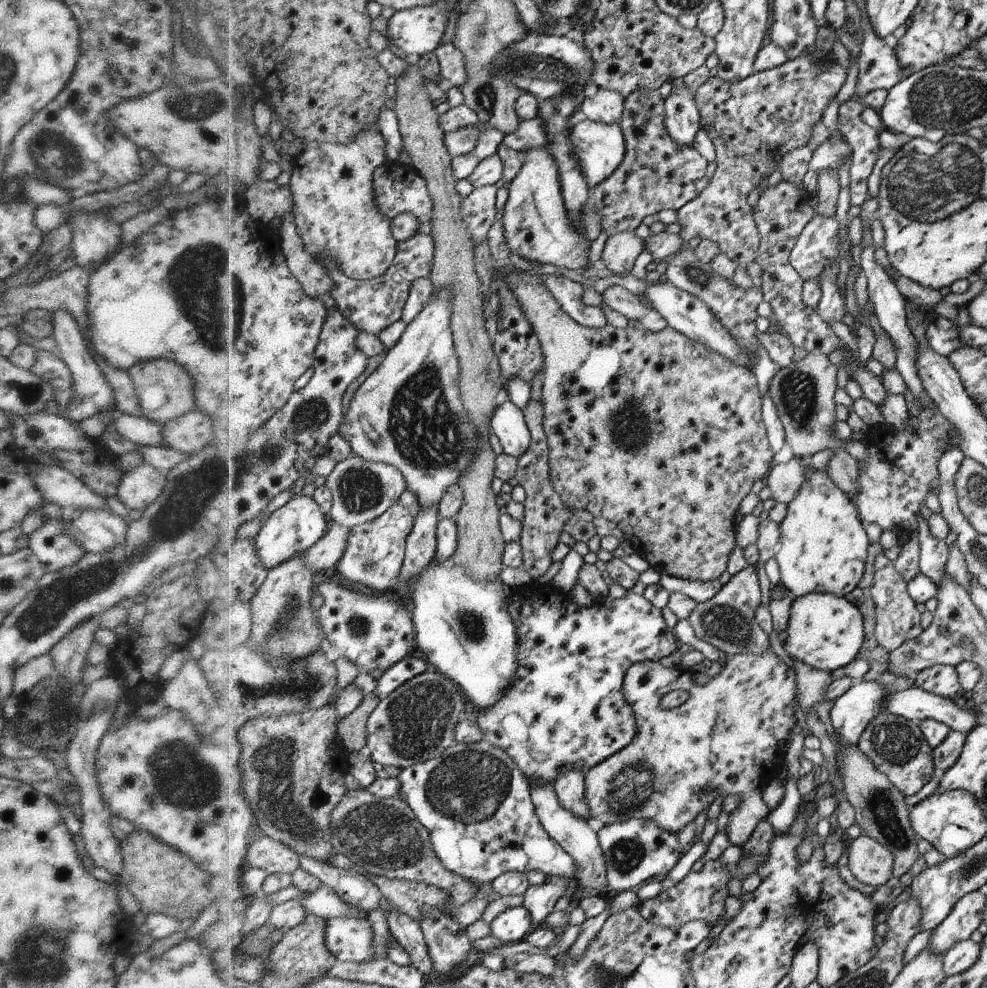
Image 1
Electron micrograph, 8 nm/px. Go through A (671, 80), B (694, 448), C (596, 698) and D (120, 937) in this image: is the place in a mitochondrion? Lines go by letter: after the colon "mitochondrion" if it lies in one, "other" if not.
A: other
B: other
C: other
D: other

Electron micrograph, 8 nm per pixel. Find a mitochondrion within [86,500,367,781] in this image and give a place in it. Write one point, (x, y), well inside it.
(302, 687)

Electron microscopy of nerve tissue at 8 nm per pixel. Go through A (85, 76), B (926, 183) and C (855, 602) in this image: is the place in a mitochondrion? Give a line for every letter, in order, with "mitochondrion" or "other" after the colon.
A: other
B: mitochondrion
C: other

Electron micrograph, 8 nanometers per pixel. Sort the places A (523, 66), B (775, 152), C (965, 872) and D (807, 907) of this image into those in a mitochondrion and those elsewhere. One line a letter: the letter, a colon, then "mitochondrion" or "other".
A: mitochondrion
B: other
C: mitochondrion
D: other

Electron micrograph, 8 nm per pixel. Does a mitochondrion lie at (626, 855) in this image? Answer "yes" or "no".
yes

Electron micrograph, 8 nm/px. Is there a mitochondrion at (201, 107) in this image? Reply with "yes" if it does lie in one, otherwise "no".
yes

